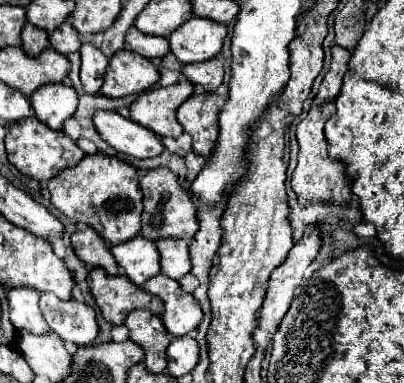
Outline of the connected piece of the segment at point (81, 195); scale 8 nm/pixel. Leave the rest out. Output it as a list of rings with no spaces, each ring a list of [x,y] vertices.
[[[104,153],[86,155],[78,165],[62,169],[48,181],[50,201],[54,207],[76,223],[86,223],[98,231],[98,235],[110,243],[124,243],[140,233],[142,215],[142,189],[138,181],[138,169],[118,157]]]

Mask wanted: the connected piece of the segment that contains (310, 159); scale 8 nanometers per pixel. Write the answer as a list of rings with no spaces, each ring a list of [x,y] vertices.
[[[334,101],[324,103],[324,105],[310,105],[306,119],[302,119],[296,125],[296,139],[300,145],[300,153],[298,153],[298,167],[292,175],[292,189],[296,191],[302,205],[318,203],[318,201],[330,201],[330,203],[350,203],[352,201],[346,165],[330,157],[328,143],[324,137],[324,123],[330,119],[334,111],[336,111]]]

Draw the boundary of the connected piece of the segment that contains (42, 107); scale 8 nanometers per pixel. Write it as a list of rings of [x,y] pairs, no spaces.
[[[64,83],[46,85],[34,91],[34,95],[30,97],[30,103],[34,107],[36,119],[60,131],[78,107],[78,93],[74,87]]]

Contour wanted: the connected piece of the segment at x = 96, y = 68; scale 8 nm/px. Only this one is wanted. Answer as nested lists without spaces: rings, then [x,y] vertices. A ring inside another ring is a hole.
[[[88,43],[82,45],[80,49],[80,57],[82,57],[82,69],[80,69],[80,79],[84,85],[84,91],[88,95],[98,95],[104,83],[104,73],[108,67],[108,59],[104,57],[104,53]]]

